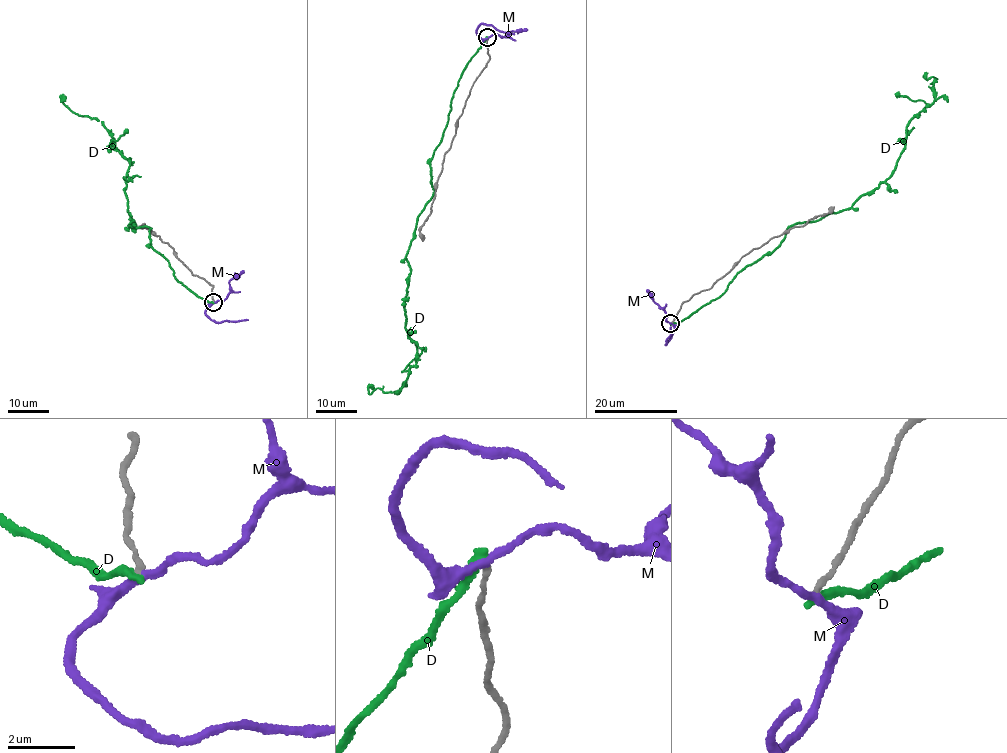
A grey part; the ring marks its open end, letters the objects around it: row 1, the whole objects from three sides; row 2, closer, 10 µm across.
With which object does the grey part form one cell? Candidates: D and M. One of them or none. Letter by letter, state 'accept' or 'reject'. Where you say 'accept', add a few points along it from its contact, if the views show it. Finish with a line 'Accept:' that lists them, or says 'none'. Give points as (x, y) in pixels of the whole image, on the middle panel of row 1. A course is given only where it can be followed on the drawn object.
D: reject
M: reject
Accept: none

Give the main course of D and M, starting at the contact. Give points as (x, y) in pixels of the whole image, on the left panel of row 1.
D: (213, 302), (175, 279), (150, 245), (151, 229), (129, 225), (130, 159), (64, 94)
M: (214, 302), (205, 309), (211, 321), (248, 319)

